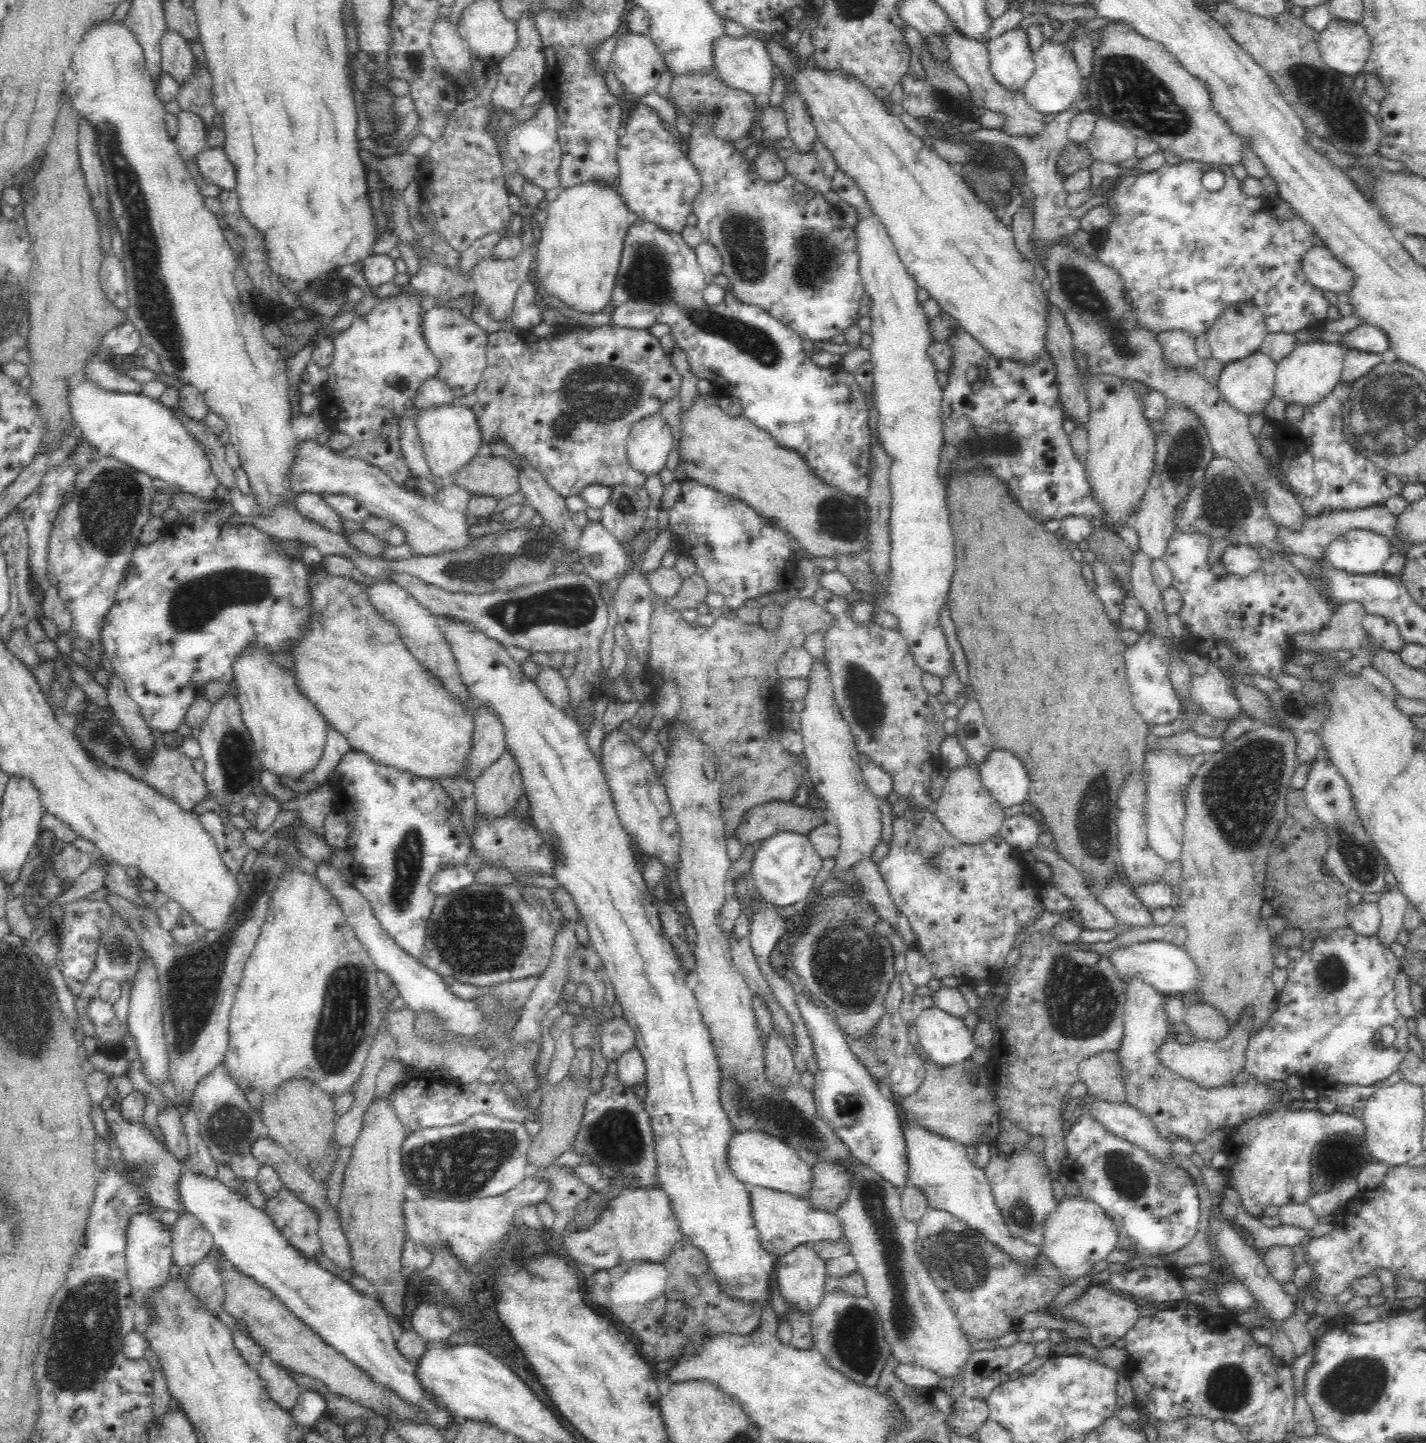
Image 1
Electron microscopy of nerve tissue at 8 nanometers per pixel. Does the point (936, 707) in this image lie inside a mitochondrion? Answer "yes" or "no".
no

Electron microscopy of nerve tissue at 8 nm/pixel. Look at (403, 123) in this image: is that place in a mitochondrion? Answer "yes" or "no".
no

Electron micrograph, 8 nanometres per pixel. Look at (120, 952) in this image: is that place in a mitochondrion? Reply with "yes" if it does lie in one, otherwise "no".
yes

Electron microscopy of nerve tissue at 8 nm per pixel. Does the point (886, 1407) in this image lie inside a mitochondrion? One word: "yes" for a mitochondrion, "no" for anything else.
no

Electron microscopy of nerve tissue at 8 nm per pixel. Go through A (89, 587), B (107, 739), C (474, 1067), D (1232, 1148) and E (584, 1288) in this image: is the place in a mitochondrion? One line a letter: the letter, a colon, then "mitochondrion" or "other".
A: other
B: mitochondrion
C: other
D: other
E: other

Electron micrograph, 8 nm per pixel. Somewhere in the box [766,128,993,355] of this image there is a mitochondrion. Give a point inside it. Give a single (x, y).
(815, 254)

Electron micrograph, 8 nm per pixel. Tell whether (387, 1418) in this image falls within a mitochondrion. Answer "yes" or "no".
no

